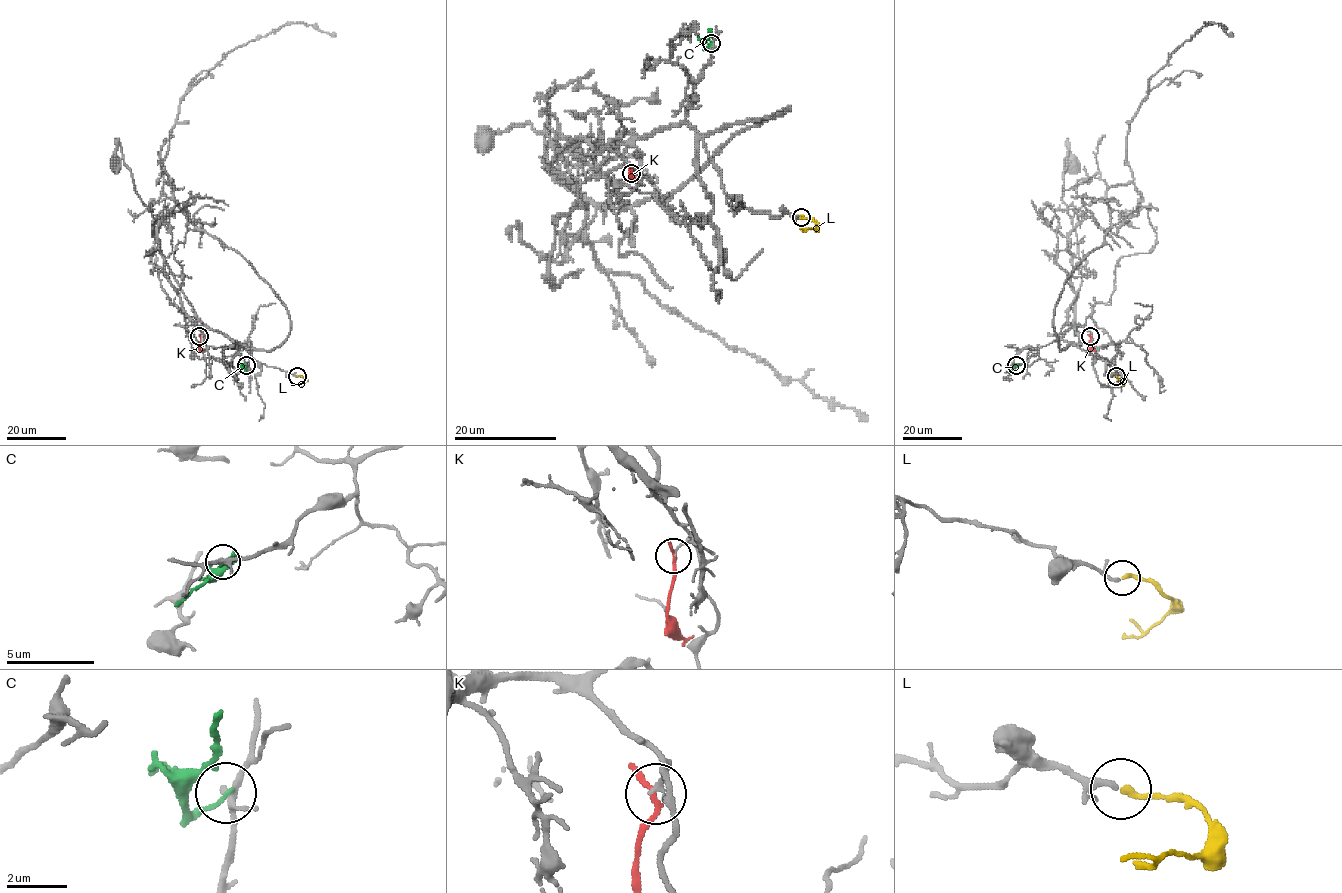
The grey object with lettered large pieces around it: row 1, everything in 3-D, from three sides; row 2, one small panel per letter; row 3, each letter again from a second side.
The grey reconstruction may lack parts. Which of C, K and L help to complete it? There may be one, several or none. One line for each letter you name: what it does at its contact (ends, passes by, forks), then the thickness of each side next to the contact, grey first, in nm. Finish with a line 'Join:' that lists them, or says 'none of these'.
L: it ends; calibres 200 and 220 nm
Join: L

